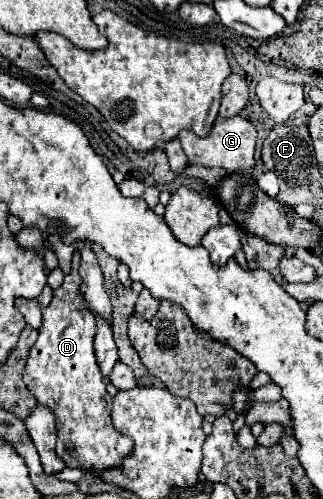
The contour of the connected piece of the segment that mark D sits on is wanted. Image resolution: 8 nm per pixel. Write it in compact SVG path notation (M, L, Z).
M73 254L71 272L63 284L53 290L51 304L43 310L43 324L37 342L29 350L23 370L23 382L37 402L55 414L57 422L57 456L71 468L89 470L121 466L121 458L133 450L133 440L113 428L111 396L105 388L105 378L95 362L95 316L87 310L79 292L81 276L77 272L81 254Z

